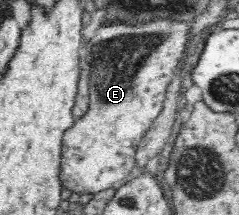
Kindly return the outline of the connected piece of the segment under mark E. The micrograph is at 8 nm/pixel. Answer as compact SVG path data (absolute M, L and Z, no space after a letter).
M170 18L141 23L117 20L95 32L85 46L85 60L91 66L87 72L89 112L63 136L61 183L65 188L95 195L134 175L136 150L163 110L189 36L190 22Z

